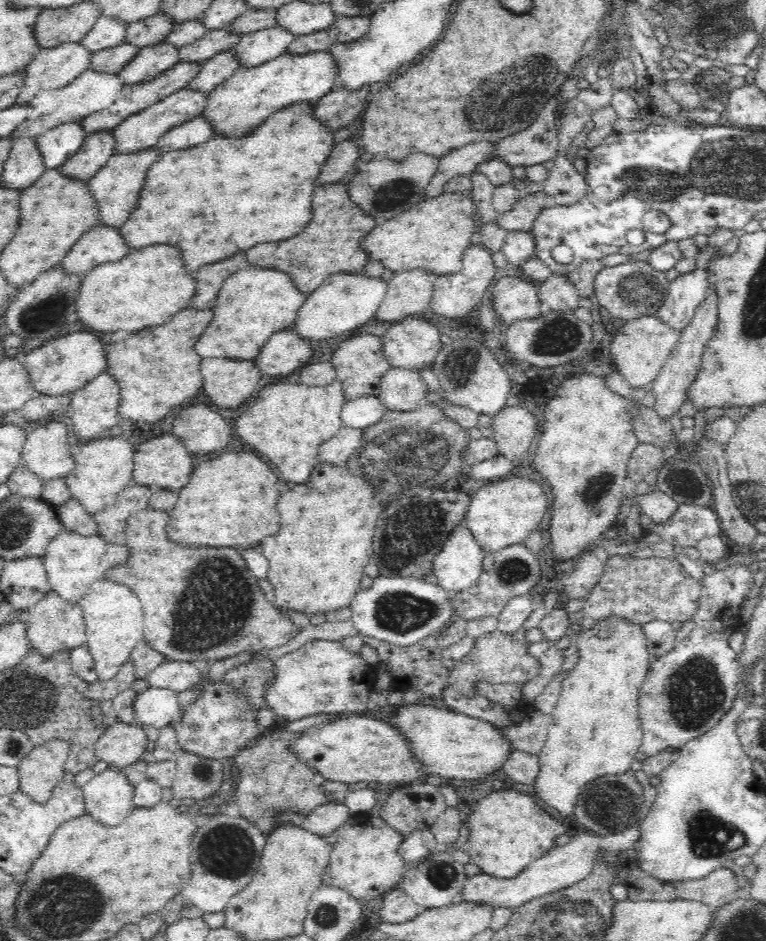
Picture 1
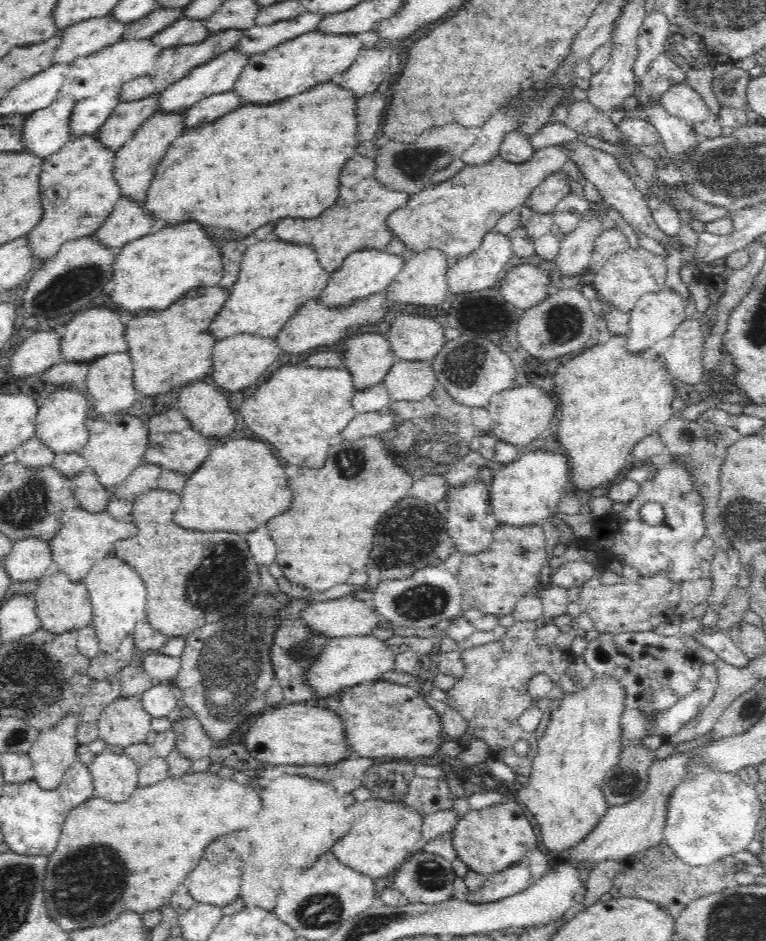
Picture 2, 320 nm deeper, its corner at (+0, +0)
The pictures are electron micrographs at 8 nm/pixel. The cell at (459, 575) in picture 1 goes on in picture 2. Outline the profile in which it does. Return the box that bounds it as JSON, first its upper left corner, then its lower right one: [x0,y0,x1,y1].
[444,478,499,556]

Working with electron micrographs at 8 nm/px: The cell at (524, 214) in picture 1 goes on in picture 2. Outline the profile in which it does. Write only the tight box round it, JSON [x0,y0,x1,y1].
[526,171,572,215]

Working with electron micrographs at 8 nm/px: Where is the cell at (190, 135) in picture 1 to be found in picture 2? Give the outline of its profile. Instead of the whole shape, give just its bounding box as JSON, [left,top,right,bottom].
[183,90,241,130]

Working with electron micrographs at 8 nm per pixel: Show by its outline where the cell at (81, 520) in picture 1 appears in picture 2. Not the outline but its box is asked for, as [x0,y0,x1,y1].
[72,468,111,514]

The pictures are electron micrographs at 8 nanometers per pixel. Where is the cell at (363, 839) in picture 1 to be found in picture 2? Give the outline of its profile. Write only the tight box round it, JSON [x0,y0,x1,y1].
[331,798,423,878]

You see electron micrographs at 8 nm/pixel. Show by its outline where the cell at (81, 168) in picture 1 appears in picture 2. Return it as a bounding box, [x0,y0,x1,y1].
[95,96,158,153]

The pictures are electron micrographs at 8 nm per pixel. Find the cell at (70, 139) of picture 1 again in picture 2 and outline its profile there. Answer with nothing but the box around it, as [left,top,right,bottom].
[69,86,121,138]

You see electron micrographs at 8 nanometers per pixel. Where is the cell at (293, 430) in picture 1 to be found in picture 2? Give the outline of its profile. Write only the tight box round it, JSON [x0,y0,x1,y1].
[240,366,356,468]

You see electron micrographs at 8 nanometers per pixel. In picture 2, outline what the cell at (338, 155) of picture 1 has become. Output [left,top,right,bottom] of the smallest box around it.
[356,92,388,154]

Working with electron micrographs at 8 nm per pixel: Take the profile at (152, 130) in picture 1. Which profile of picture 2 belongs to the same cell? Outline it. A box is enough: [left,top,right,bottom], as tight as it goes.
[155,49,248,114]

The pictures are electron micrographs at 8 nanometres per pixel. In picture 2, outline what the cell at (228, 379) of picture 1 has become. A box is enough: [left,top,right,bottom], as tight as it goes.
[212,334,282,392]

